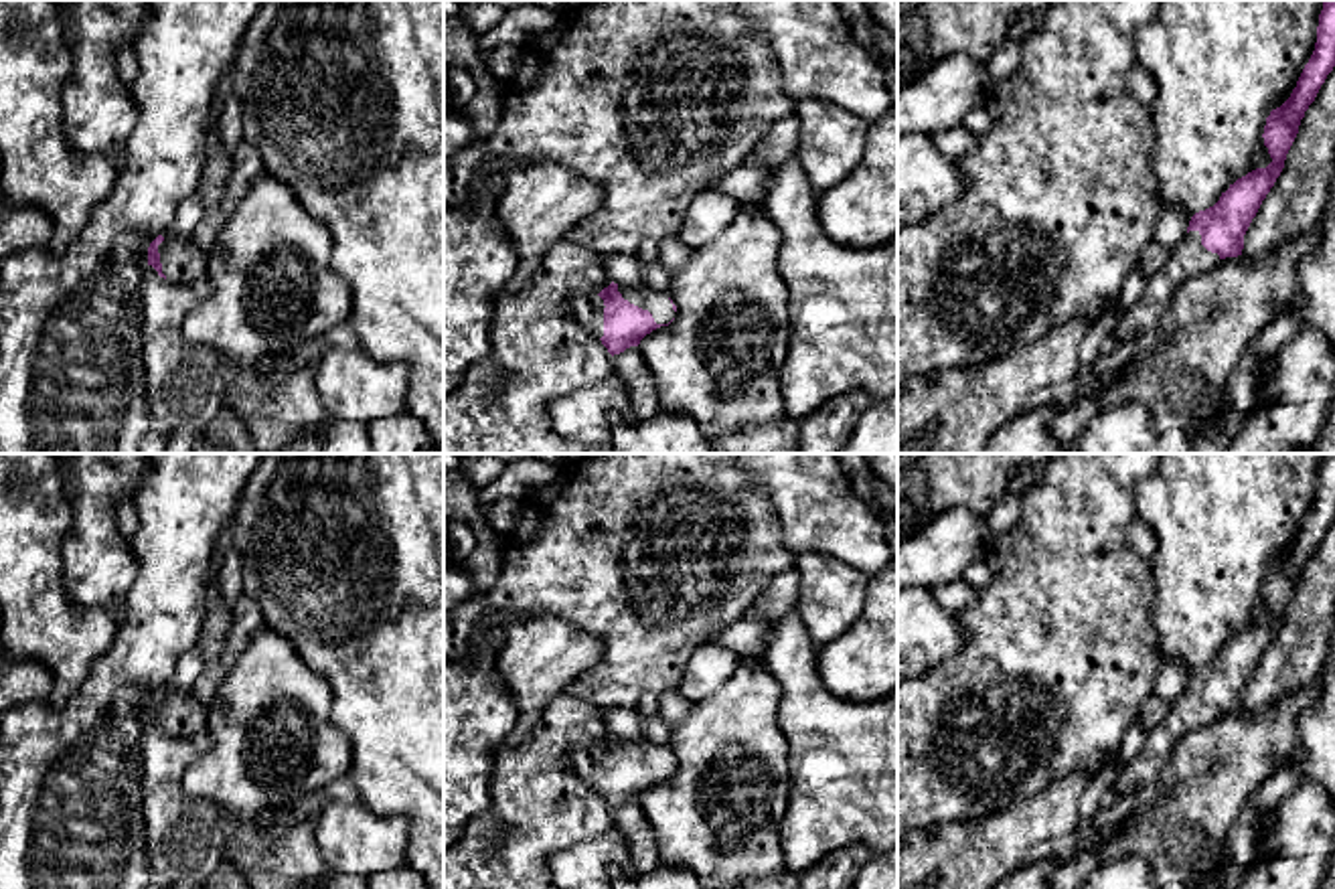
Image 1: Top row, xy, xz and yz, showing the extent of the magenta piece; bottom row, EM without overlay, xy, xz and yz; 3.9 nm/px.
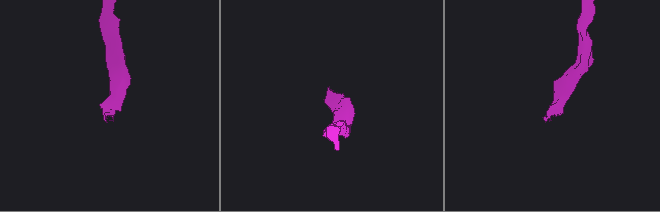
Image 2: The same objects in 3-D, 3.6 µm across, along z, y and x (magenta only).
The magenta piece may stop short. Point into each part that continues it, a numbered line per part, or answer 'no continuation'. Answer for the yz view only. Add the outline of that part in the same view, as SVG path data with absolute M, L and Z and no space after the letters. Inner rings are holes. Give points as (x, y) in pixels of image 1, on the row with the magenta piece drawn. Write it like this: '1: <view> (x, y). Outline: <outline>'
1: yz (1190, 258). Outline: M1189 231L1183 241L1171 251L1165 265L1147 277L1143 298L1130 306L1116 330L1118 344L1136 342L1161 318L1173 292L1193 275L1199 275L1220 263L1220 255L1201 245L1199 231Z

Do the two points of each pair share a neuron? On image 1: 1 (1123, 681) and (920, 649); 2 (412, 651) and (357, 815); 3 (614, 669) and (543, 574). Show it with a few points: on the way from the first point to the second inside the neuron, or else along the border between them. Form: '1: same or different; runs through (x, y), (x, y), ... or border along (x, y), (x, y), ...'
1: different; border along (957, 614), (967, 640), (918, 677)
2: different; border along (359, 800), (377, 813), (400, 813), (406, 821)
3: same; runs through (614, 642), (614, 636), (570, 592)

